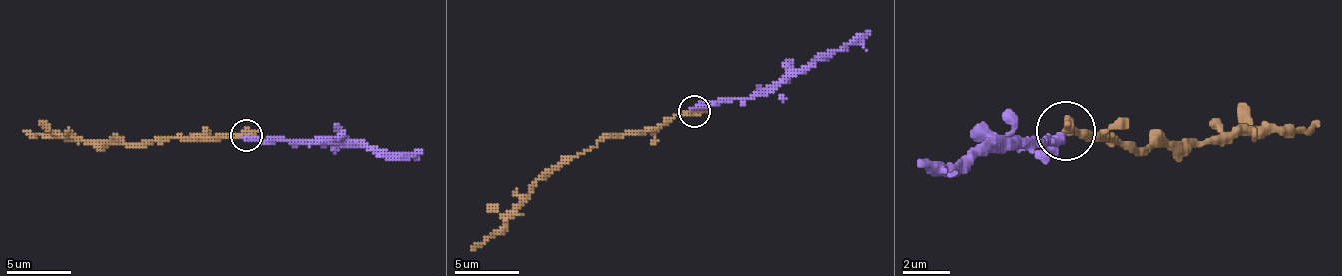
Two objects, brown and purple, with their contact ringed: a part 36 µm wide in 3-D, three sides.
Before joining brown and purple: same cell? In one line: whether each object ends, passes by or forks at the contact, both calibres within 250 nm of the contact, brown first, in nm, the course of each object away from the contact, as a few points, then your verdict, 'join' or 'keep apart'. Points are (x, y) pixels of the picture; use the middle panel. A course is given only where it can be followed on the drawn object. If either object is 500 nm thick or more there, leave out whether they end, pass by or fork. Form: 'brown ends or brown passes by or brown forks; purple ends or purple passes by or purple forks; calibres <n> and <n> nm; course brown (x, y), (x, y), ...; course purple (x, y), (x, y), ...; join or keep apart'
calibres 550 and 420 nm; course brown (693, 111), (654, 127), (606, 134), (587, 150), (552, 166), (516, 211), (471, 250); course purple (693, 108), (764, 95), (844, 50), (870, 31); join

